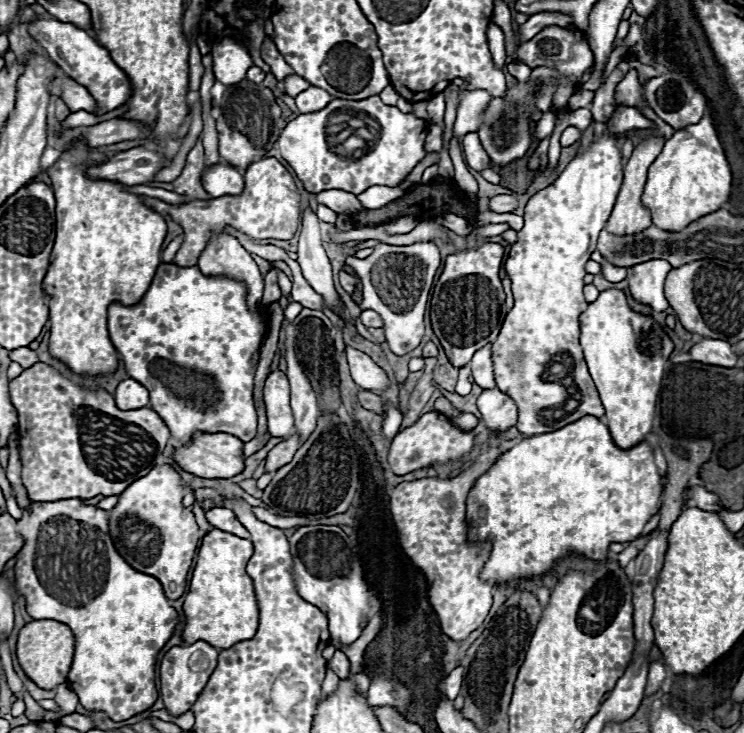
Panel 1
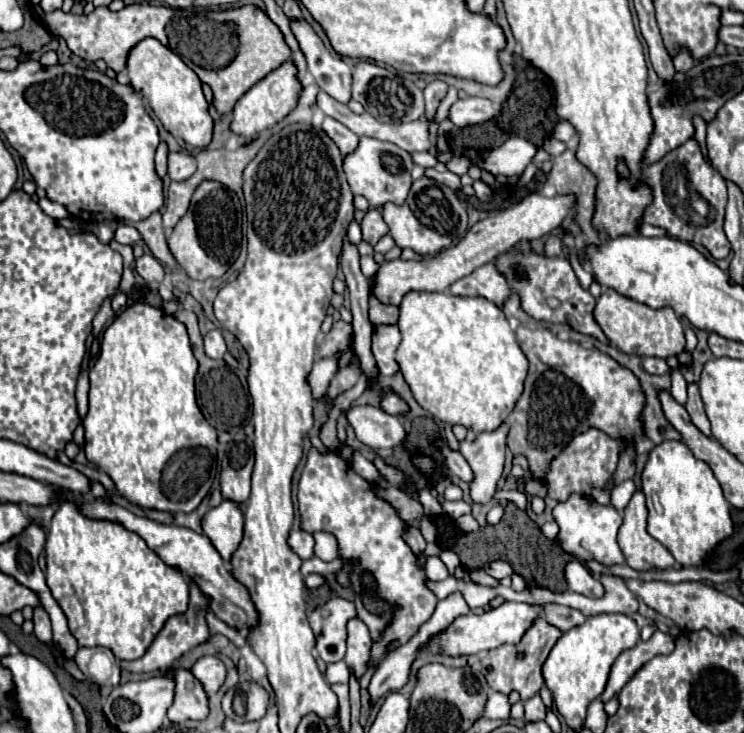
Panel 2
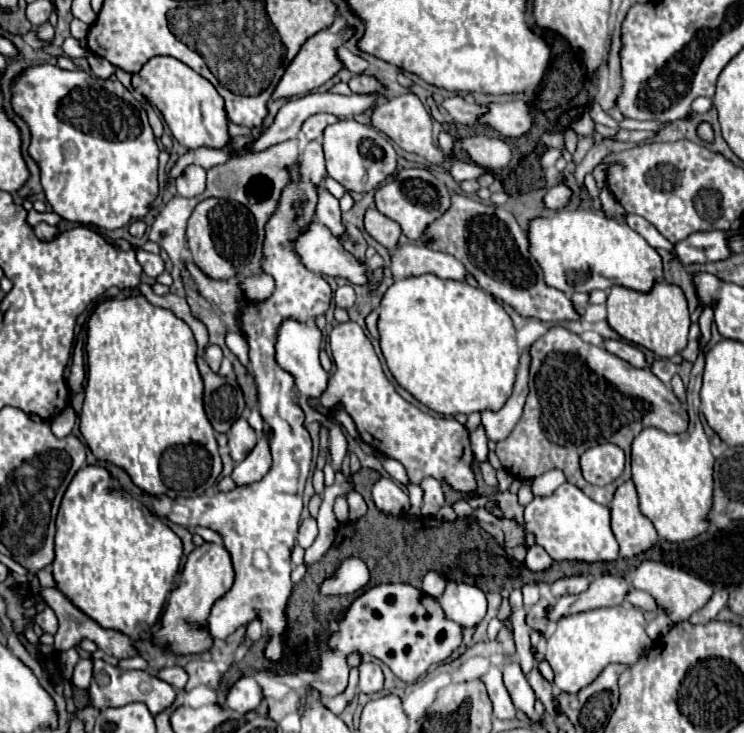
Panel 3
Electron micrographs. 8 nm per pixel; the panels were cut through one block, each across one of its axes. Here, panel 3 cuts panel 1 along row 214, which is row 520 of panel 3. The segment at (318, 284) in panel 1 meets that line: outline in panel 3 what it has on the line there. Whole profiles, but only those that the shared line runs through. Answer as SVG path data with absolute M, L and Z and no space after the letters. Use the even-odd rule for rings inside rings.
M308 516L306 520L302 520L300 524L300 530L298 530L298 544L302 548L308 548L318 536L318 526L316 526L316 520L312 516Z

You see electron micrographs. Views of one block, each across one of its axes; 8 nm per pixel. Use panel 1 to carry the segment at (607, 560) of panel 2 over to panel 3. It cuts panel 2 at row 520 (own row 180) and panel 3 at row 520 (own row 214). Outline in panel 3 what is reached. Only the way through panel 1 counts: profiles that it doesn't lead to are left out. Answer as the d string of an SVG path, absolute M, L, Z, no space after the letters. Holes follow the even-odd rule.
M568 482L550 496L536 496L524 508L524 524L526 530L534 534L536 544L542 546L556 562L612 562L618 558L618 542L610 530L610 512Z

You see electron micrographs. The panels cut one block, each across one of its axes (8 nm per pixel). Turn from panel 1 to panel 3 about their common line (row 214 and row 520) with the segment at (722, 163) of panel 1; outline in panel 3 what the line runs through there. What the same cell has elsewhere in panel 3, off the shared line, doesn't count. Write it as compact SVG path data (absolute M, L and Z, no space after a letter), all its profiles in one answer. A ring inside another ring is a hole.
M690 412L690 428L684 434L666 434L654 426L642 430L632 442L632 480L638 490L640 510L652 520L660 538L684 542L708 530L706 514L712 506L710 440L702 430L698 412Z

